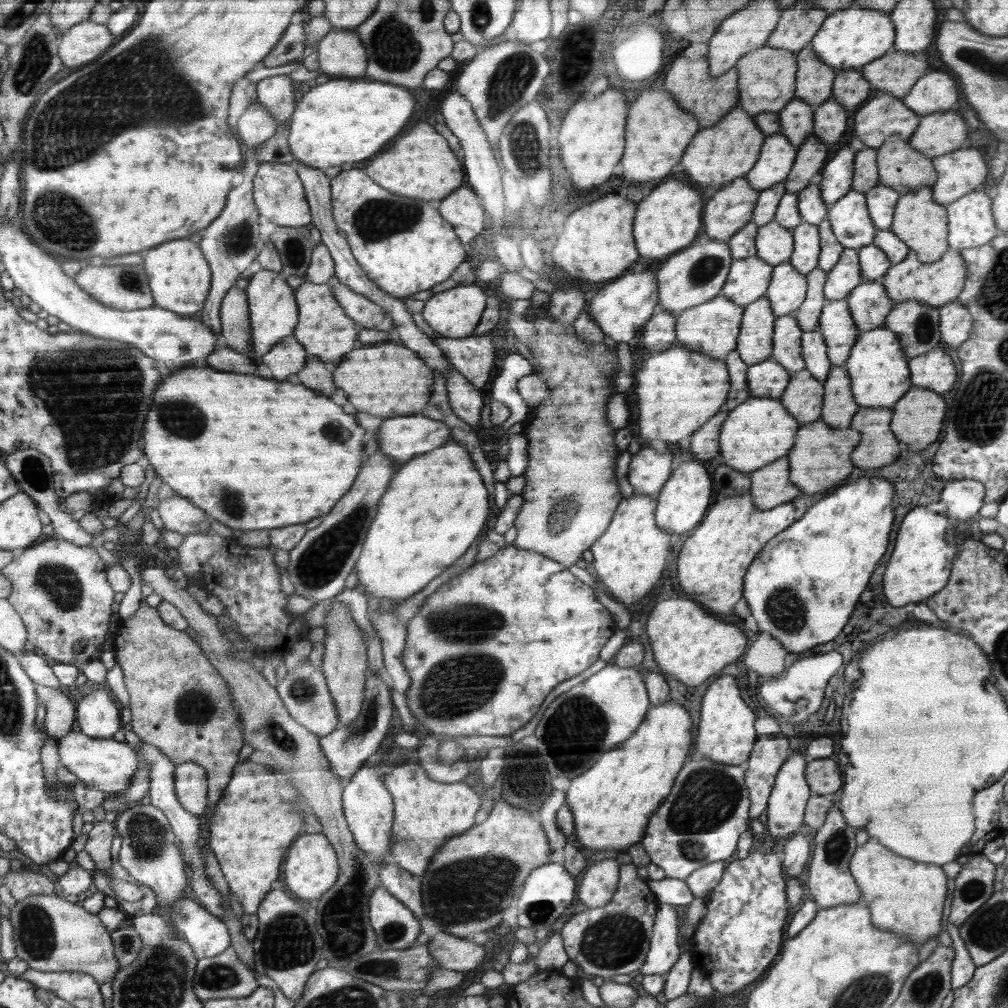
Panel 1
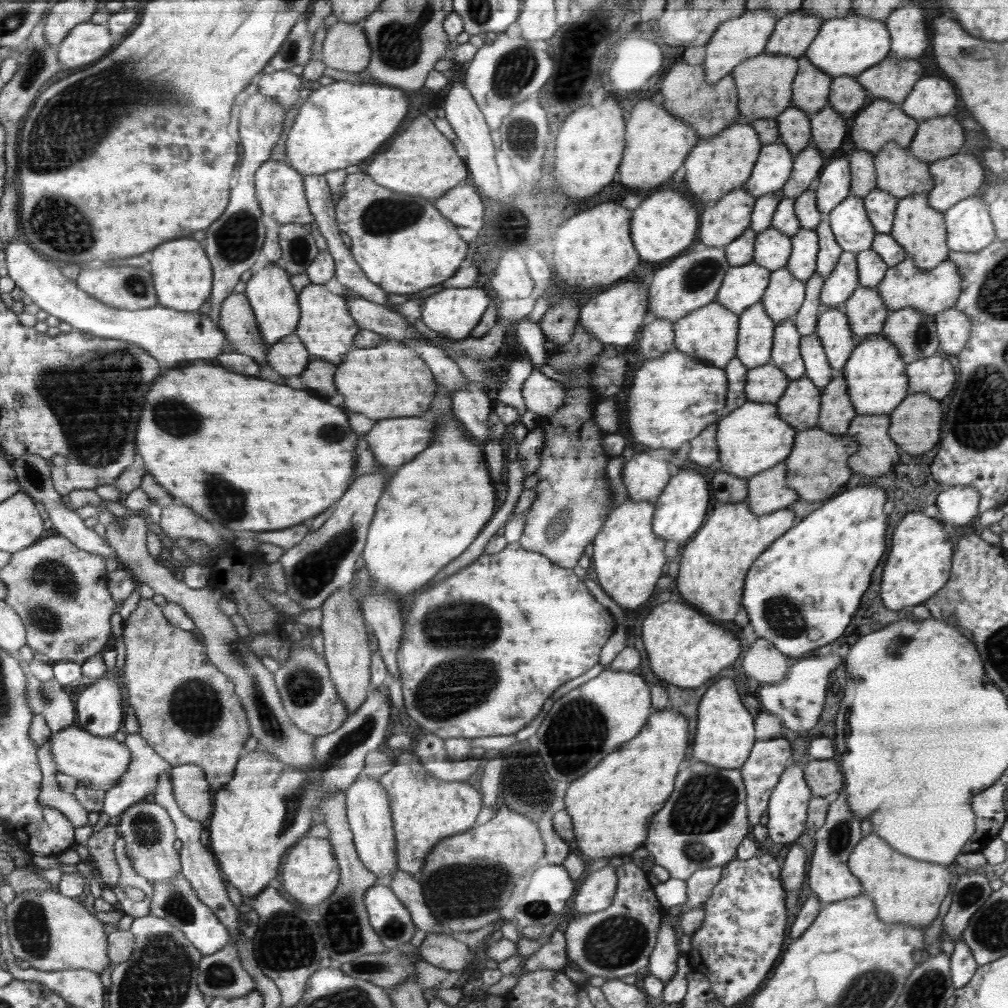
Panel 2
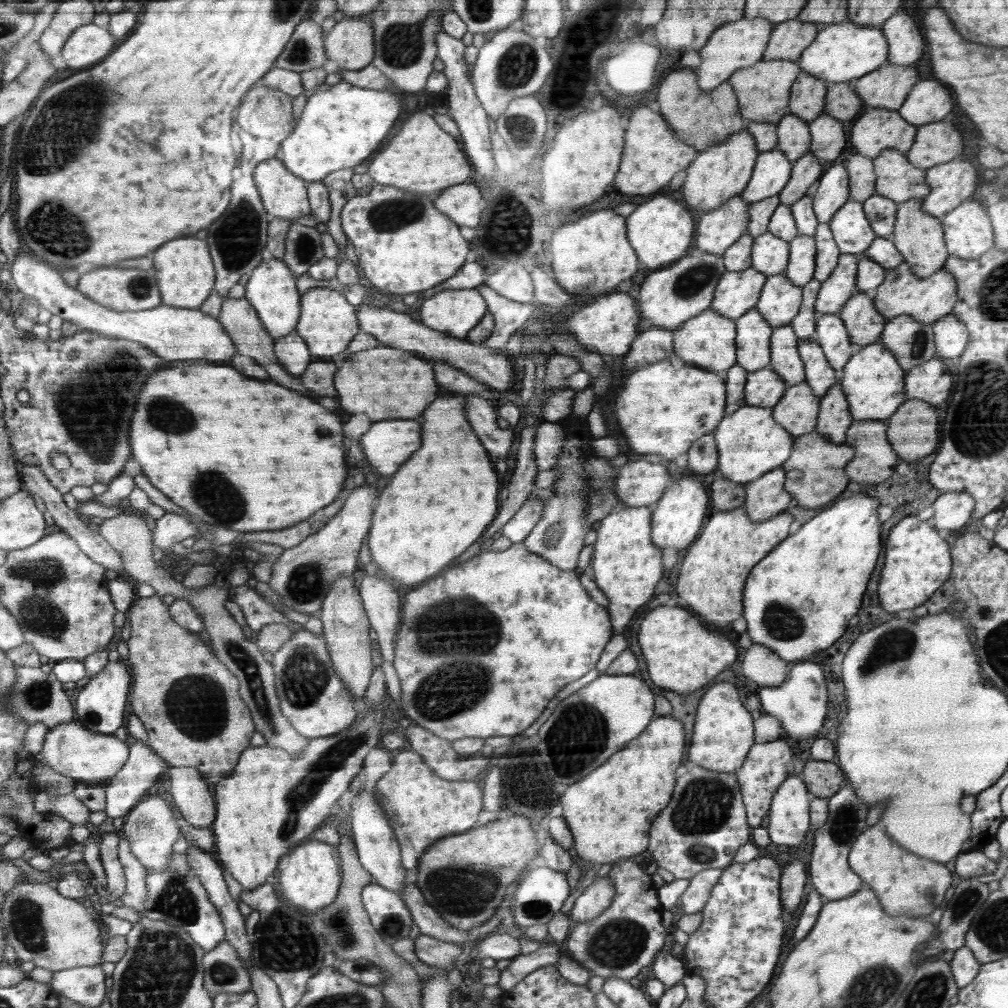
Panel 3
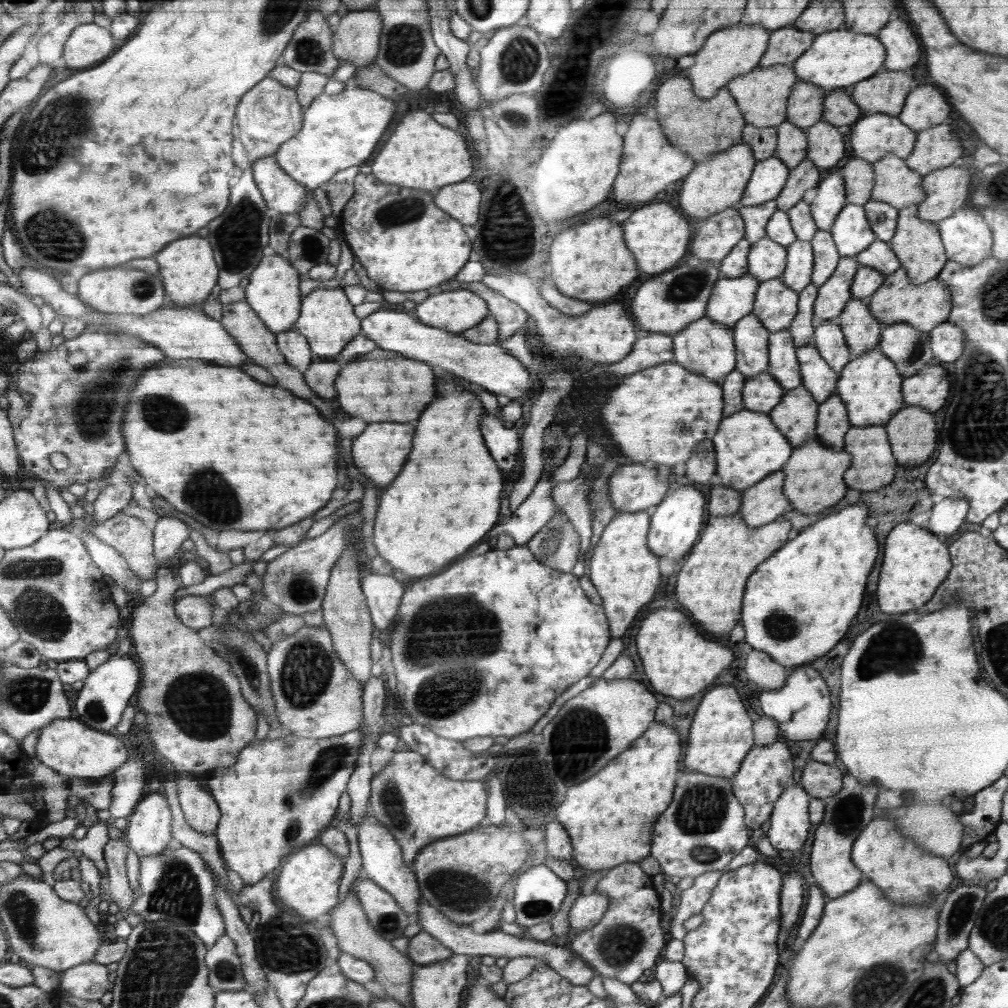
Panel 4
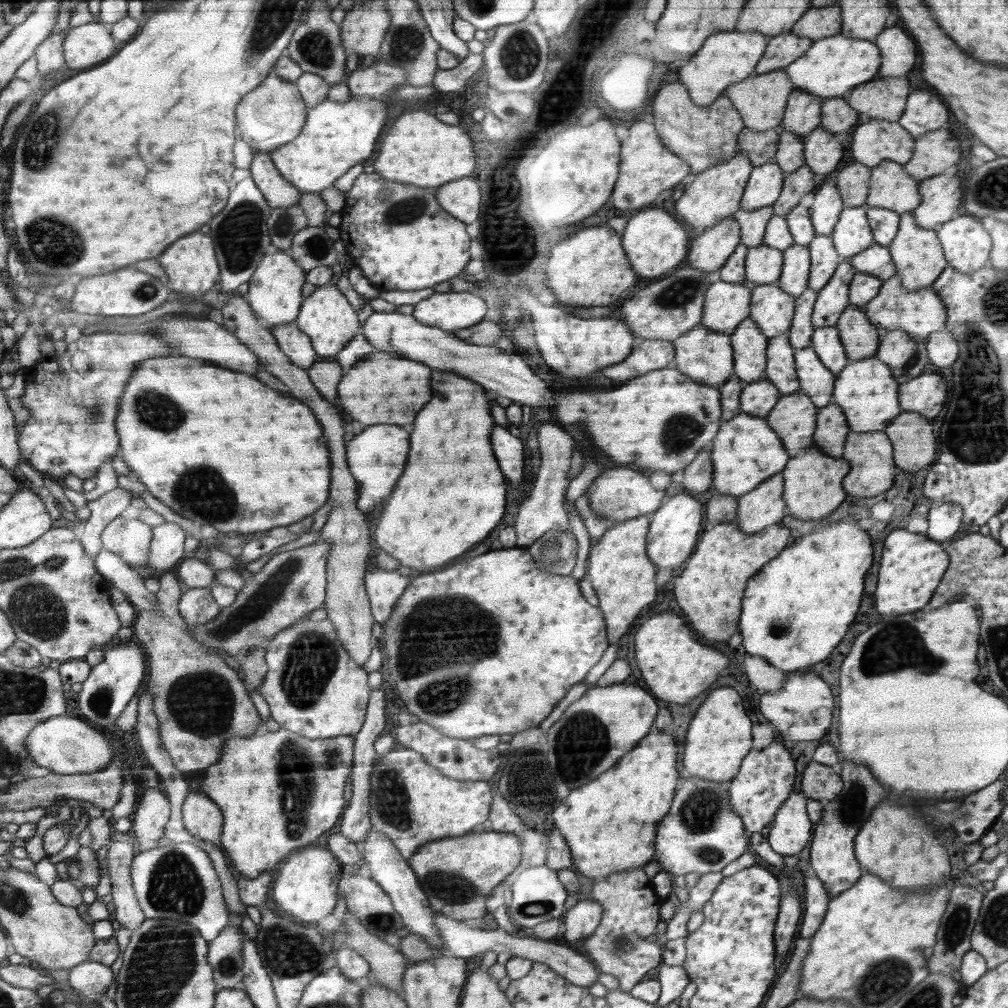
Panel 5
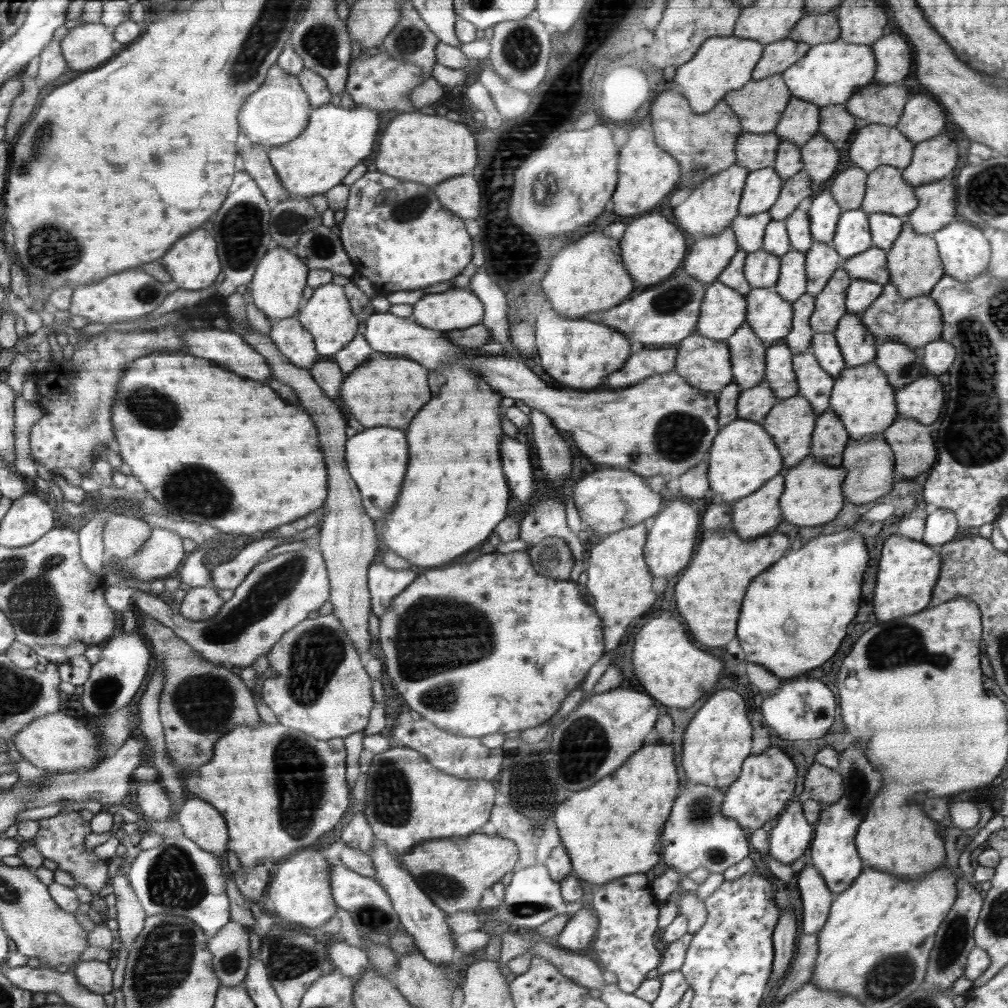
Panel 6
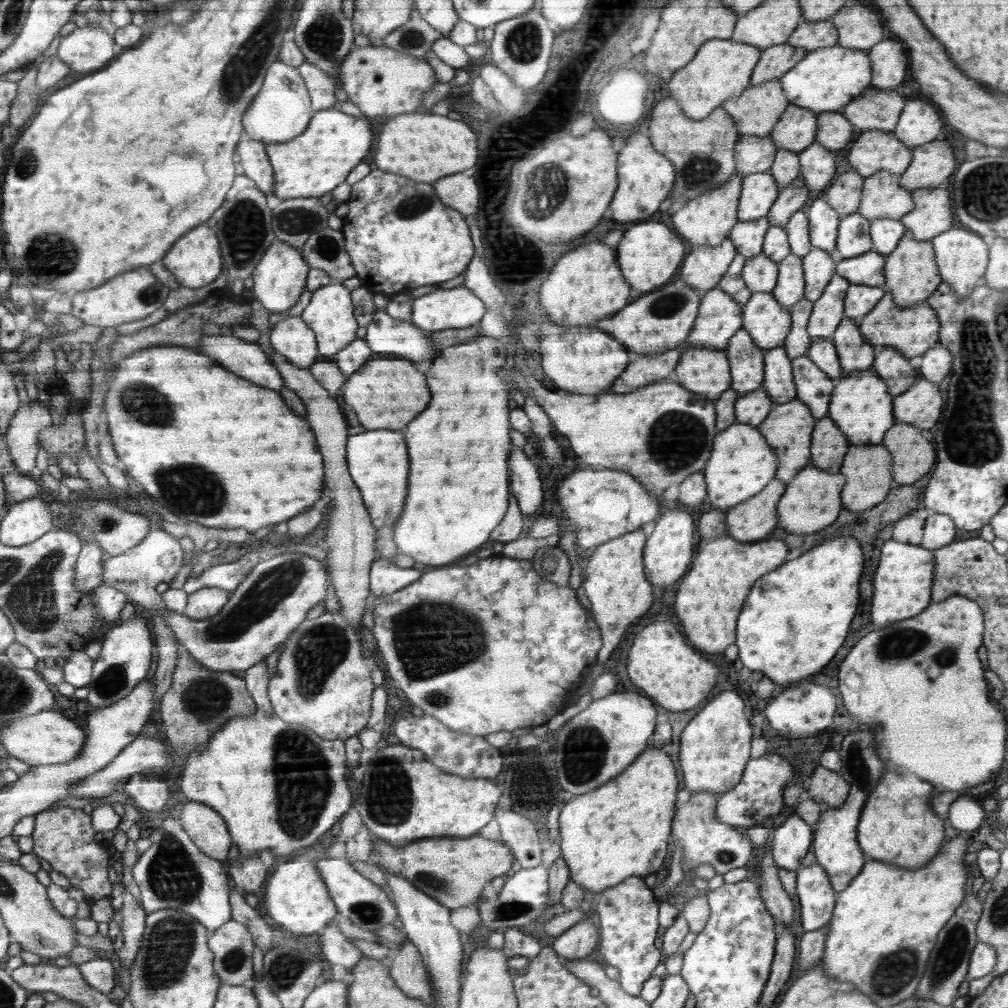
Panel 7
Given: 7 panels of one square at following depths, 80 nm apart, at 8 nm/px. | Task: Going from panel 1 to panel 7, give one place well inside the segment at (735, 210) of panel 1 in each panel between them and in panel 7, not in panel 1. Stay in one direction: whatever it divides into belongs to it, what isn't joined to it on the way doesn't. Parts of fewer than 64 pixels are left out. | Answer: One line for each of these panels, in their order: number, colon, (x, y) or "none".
2: (726, 220)
3: (719, 229)
4: (721, 232)
5: (710, 251)
6: (709, 256)
7: (705, 267)

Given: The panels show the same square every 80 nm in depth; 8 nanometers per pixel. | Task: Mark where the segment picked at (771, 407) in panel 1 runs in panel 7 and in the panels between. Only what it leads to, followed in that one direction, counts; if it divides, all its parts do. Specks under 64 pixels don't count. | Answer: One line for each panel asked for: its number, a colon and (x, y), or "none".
2: (752, 438)
3: (750, 442)
4: (748, 446)
5: (745, 452)
6: (743, 458)
7: (742, 464)

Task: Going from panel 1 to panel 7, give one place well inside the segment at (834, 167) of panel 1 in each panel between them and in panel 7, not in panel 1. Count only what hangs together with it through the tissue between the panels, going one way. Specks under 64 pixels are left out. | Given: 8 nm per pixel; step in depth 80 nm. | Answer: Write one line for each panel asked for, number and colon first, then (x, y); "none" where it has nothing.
2: (835, 180)
3: (833, 187)
4: (831, 197)
5: (825, 211)
6: (824, 213)
7: (824, 221)

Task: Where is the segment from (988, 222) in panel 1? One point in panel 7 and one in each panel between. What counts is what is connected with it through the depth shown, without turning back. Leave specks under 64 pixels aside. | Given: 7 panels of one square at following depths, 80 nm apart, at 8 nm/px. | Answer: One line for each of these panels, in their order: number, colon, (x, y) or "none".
2: (969, 228)
3: (968, 230)
4: (966, 236)
5: (967, 245)
6: (965, 252)
7: (962, 256)

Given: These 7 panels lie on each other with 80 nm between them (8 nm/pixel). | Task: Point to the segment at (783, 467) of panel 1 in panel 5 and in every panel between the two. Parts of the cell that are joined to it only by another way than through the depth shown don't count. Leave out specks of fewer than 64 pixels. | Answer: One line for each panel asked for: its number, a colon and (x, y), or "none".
2: (767, 492)
3: (765, 497)
4: (763, 503)
5: (764, 506)

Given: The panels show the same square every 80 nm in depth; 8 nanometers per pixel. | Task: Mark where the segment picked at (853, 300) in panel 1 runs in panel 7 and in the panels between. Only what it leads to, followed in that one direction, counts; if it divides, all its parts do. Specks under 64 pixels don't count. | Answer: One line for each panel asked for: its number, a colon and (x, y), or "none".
2: (867, 313)
3: (866, 325)
4: (862, 330)
5: (861, 338)
6: (858, 345)
7: (856, 354)

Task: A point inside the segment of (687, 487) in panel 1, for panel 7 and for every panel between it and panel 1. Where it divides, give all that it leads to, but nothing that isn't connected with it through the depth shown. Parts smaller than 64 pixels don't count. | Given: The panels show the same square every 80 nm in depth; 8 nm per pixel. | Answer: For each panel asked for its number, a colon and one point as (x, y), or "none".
2: (681, 509)
3: (677, 518)
4: (676, 523)
5: (673, 533)
6: (670, 544)
7: (668, 553)

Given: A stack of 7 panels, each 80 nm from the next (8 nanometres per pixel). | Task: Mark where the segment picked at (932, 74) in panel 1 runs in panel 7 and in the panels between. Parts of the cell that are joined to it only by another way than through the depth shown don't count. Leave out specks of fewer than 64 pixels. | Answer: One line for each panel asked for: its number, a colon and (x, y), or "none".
2: (933, 97)
3: (929, 102)
4: (926, 107)
5: (925, 112)
6: (922, 119)
7: (920, 123)

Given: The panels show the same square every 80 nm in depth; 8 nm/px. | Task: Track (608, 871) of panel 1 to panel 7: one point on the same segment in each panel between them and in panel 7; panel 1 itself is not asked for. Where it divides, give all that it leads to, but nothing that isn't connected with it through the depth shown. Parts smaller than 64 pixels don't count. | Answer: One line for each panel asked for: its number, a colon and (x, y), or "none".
2: (597, 892)
3: (597, 898)
4: (587, 910)
5: (580, 921)
6: (578, 931)
7: (579, 941)

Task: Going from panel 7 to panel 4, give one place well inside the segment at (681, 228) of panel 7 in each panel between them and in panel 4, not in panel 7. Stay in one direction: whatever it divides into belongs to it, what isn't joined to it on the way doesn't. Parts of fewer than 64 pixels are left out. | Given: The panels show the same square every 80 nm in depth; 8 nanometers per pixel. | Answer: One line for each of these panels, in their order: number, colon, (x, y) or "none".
4: (715, 184)
5: (716, 193)
6: (711, 207)

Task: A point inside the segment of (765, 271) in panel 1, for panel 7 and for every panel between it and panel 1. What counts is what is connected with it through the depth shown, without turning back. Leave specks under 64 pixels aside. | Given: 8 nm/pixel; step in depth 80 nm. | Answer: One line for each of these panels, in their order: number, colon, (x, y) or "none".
2: (743, 286)
3: (737, 292)
4: (732, 299)
5: (727, 304)
6: (725, 309)
7: (720, 318)

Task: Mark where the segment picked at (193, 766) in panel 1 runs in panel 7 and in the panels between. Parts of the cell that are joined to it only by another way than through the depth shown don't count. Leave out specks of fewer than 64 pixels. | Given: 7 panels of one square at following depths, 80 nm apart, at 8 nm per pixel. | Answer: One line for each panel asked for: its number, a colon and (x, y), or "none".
2: (192, 791)
3: (188, 788)
4: (200, 811)
5: (202, 817)
6: (201, 822)
7: (206, 827)

